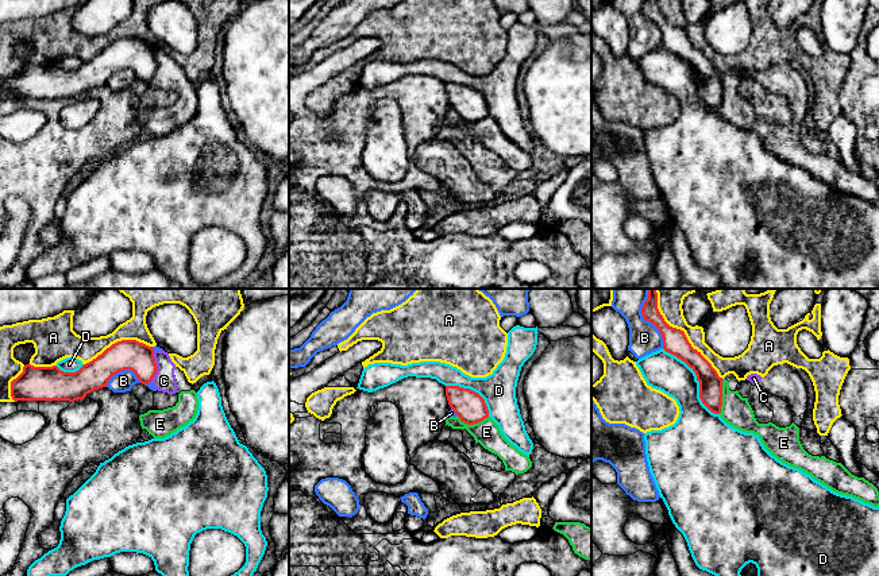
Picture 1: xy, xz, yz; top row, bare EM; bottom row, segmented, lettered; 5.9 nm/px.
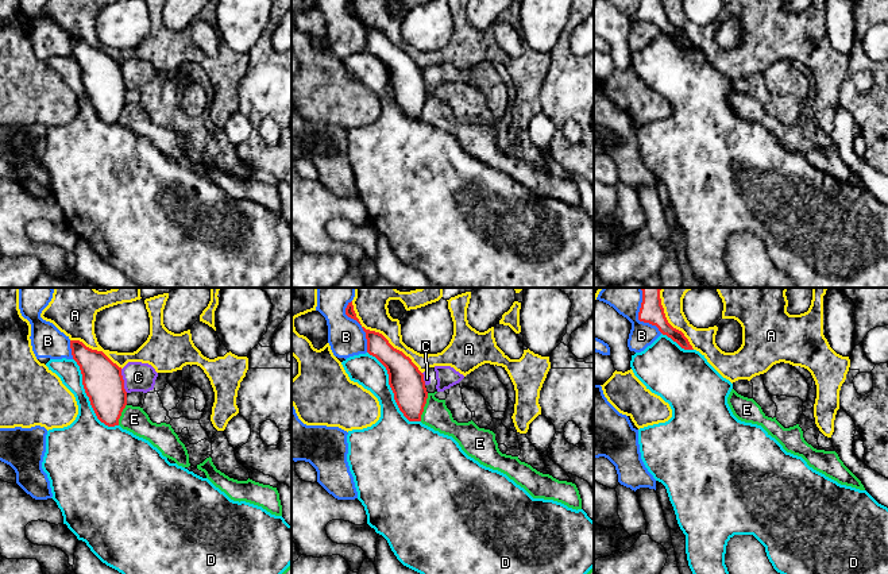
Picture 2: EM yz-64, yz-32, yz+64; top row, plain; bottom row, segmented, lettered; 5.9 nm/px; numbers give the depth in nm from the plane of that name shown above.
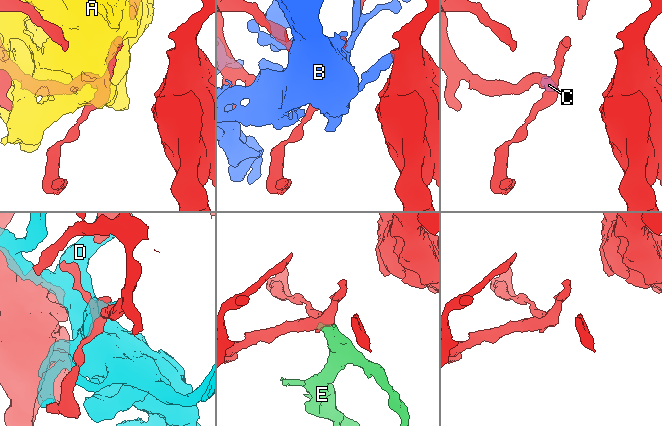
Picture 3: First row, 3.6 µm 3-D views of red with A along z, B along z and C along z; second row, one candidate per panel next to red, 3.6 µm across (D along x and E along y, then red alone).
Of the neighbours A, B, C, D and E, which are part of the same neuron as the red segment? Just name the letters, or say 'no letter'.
no letter

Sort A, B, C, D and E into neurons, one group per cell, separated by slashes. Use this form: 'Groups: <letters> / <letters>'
Groups: A / B C E / D

